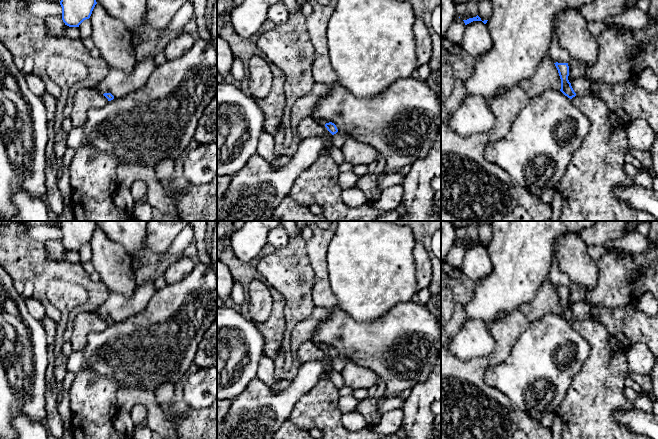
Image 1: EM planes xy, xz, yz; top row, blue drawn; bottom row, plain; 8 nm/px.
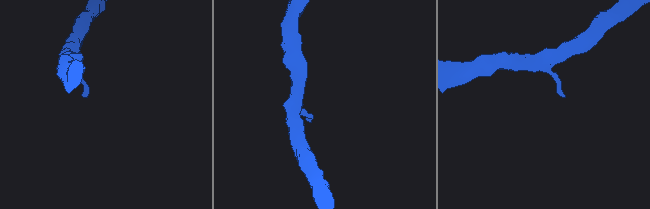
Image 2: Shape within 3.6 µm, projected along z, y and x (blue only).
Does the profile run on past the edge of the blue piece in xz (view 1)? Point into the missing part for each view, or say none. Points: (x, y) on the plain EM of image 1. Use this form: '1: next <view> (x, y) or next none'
1: next none

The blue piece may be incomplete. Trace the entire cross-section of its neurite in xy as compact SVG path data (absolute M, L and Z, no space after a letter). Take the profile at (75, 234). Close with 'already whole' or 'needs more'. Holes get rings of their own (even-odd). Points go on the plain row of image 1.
M61 221L62 244L69 251L79 251L86 243L89 243L97 228L95 221Z; already whole

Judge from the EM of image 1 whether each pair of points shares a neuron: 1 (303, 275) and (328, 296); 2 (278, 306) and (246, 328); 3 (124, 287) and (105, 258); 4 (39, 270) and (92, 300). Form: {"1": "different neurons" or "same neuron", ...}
{"1": "different neurons", "2": "different neurons", "3": "same neuron", "4": "same neuron"}

